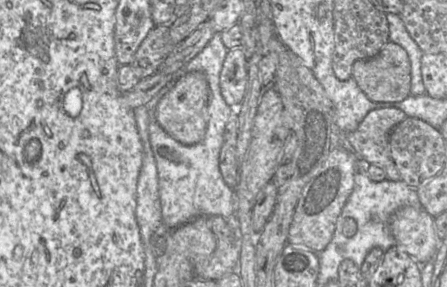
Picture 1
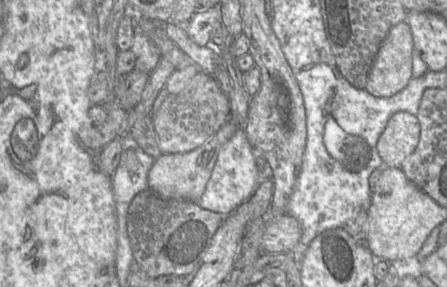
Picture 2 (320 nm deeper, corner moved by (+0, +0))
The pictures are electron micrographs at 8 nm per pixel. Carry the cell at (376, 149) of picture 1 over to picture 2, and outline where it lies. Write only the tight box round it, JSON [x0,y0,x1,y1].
[377,111,420,168]

